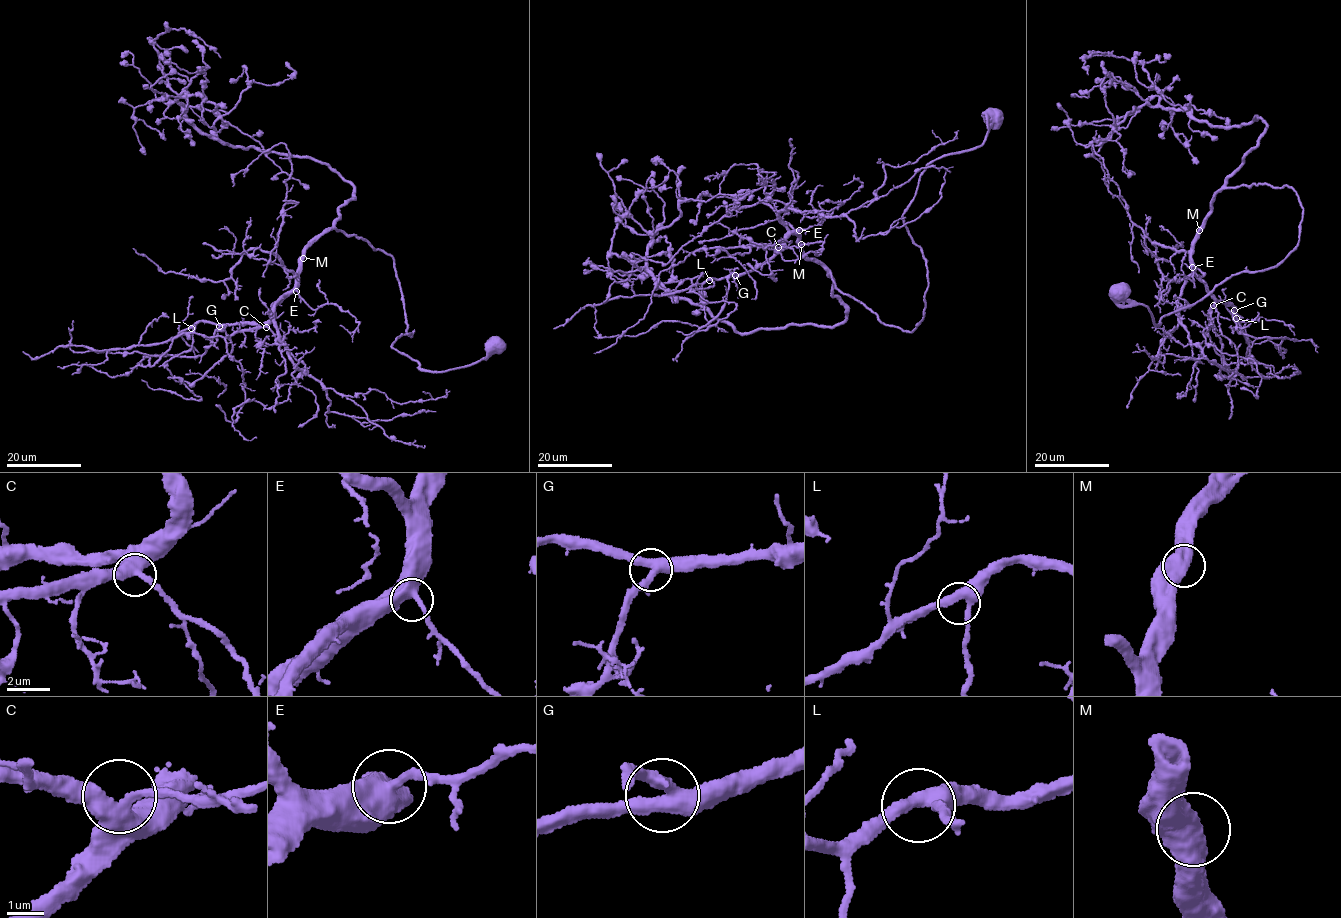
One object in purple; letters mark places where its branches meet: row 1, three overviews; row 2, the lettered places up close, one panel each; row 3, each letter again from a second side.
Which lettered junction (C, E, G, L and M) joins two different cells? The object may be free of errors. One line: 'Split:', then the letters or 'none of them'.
Split: none of them

